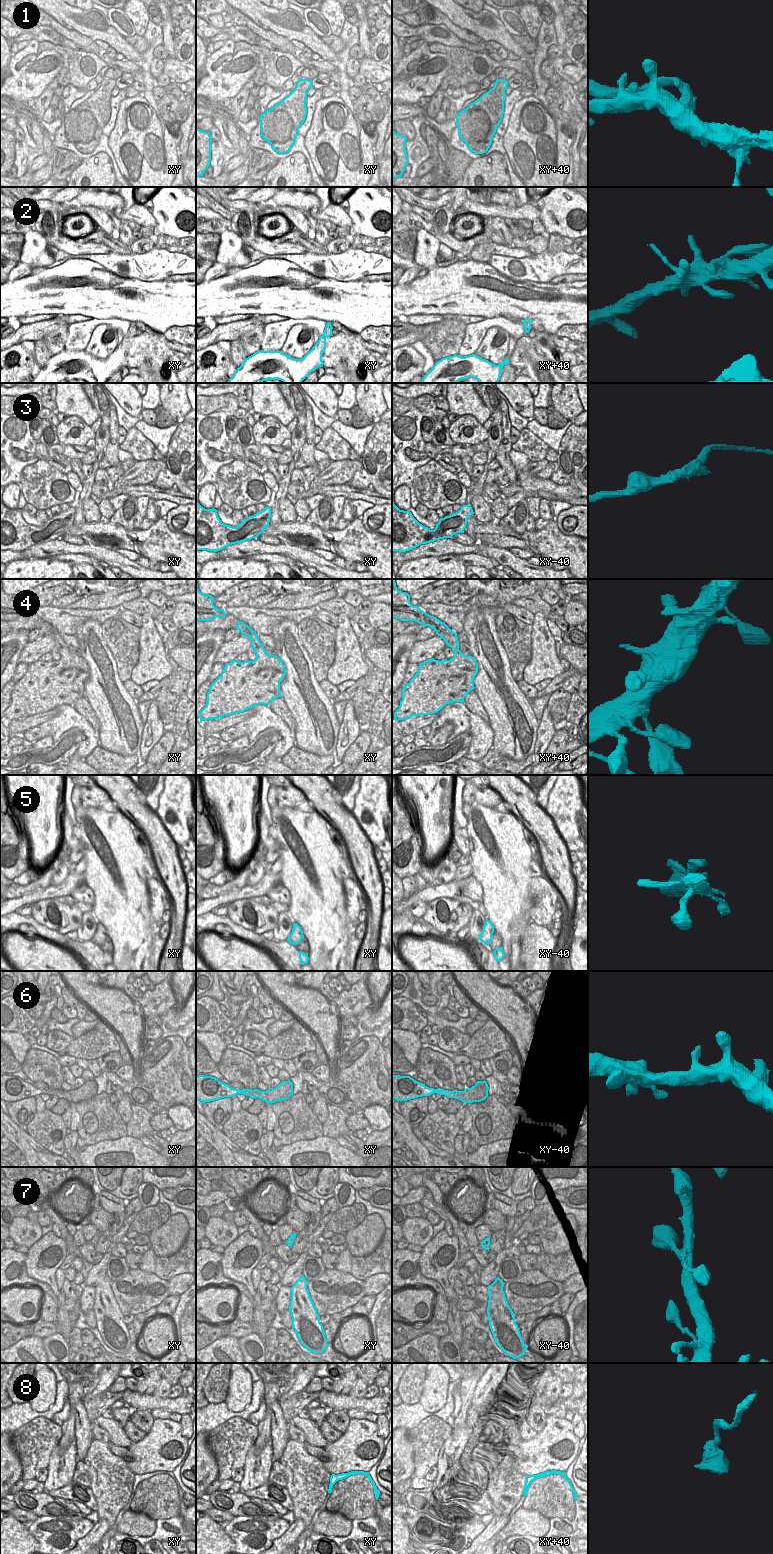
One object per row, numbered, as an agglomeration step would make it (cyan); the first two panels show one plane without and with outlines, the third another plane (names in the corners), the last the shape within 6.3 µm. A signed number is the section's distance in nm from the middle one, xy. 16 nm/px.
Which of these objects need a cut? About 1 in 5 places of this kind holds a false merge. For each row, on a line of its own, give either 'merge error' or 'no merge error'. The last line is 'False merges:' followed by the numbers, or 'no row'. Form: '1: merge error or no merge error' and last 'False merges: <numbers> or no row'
1: merge error
2: no merge error
3: no merge error
4: no merge error
5: no merge error
6: no merge error
7: no merge error
8: no merge error
False merges: 1

